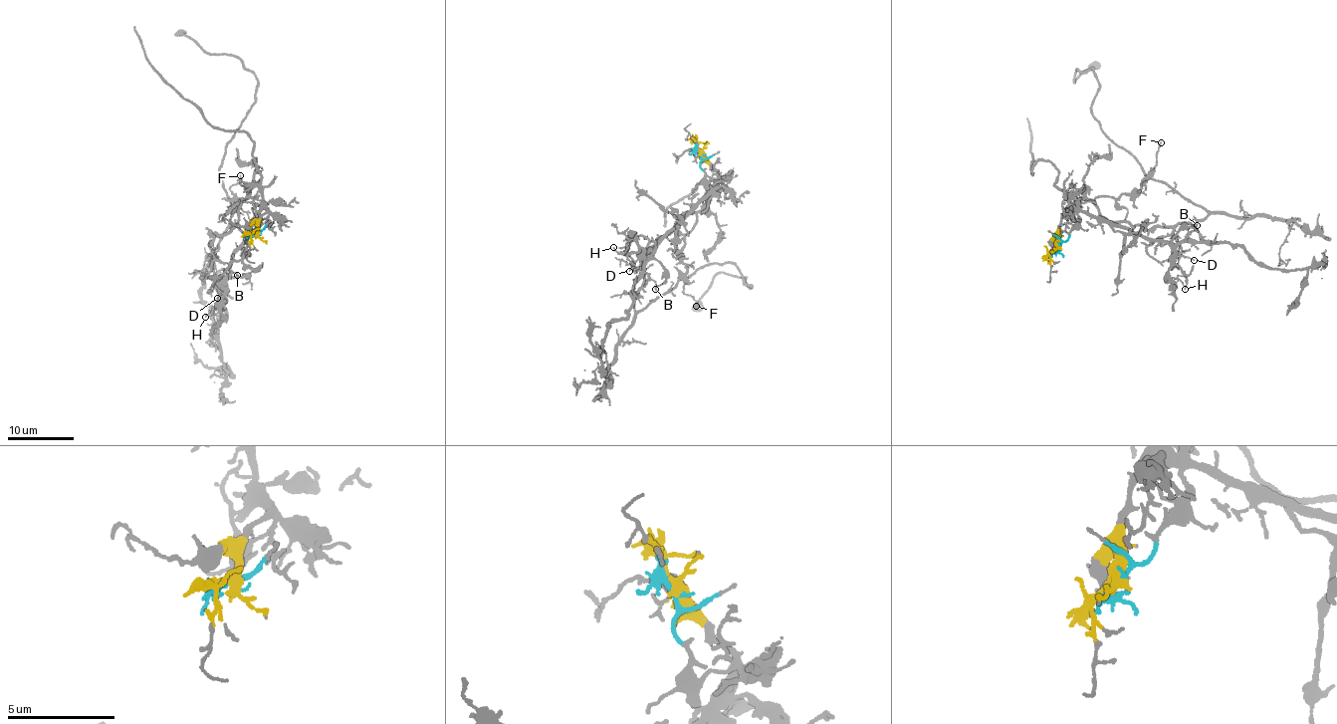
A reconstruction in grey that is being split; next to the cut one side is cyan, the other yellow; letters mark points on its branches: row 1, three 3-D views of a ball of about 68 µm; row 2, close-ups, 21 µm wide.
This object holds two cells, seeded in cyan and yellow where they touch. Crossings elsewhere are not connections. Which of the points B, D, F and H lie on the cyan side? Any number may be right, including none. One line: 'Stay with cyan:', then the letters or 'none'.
Stay with cyan: F

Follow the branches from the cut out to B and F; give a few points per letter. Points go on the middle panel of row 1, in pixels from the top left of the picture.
B: (698, 151), (718, 173), (714, 187), (696, 209), (667, 235), (645, 264), (643, 271), (656, 284), (655, 290)
F: (698, 151), (708, 196), (695, 224), (686, 235), (682, 257), (686, 270), (683, 290), (695, 299), (696, 307)

